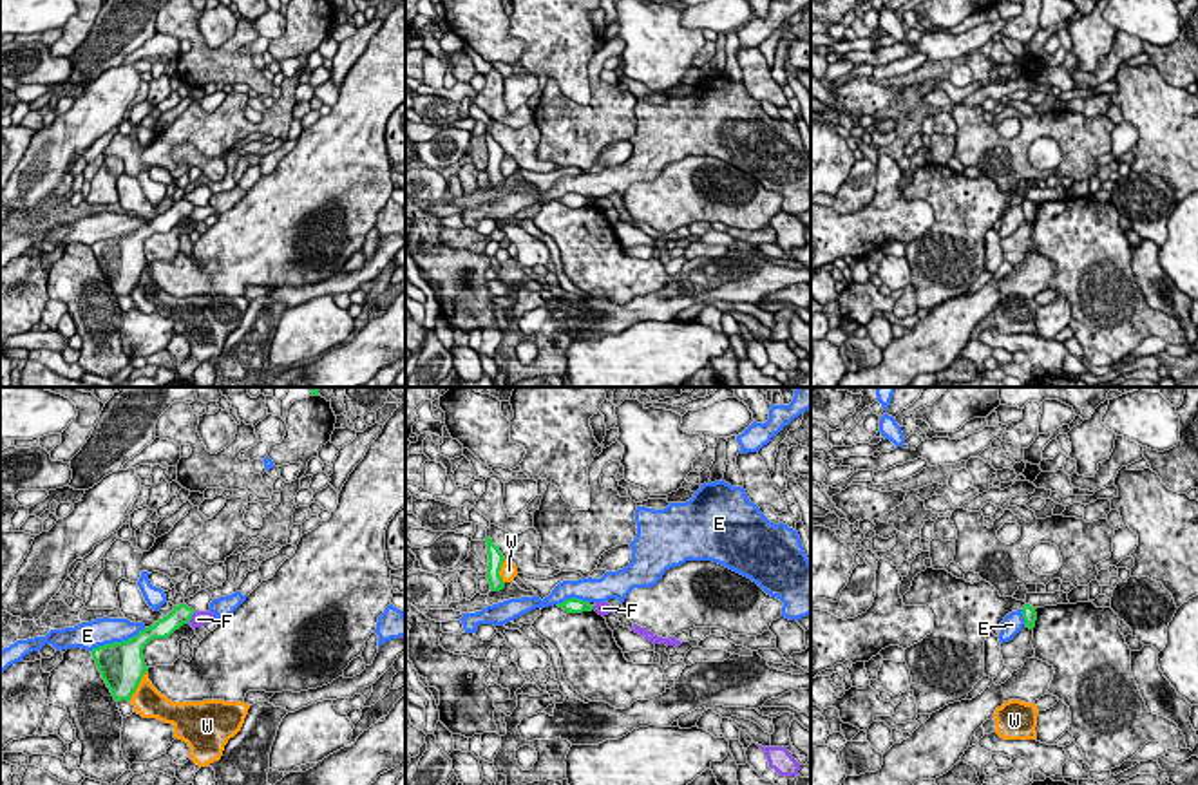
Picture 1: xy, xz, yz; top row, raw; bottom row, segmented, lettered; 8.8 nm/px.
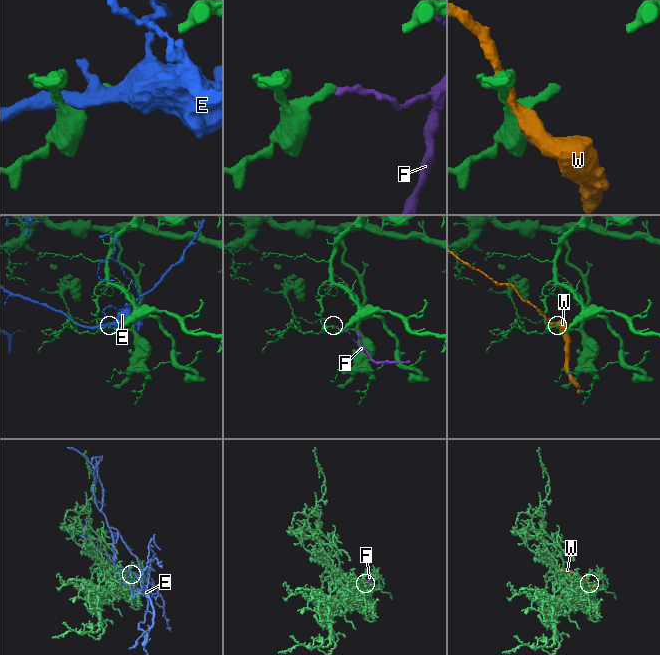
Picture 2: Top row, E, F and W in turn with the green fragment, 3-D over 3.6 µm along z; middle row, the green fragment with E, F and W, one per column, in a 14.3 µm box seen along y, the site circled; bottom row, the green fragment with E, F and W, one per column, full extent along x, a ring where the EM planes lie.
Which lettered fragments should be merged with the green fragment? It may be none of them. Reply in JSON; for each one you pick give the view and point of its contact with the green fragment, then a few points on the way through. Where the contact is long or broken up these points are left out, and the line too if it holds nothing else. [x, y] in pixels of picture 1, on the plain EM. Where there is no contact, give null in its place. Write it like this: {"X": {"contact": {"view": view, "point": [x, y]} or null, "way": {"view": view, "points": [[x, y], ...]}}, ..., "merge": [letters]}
{"merge": []}

